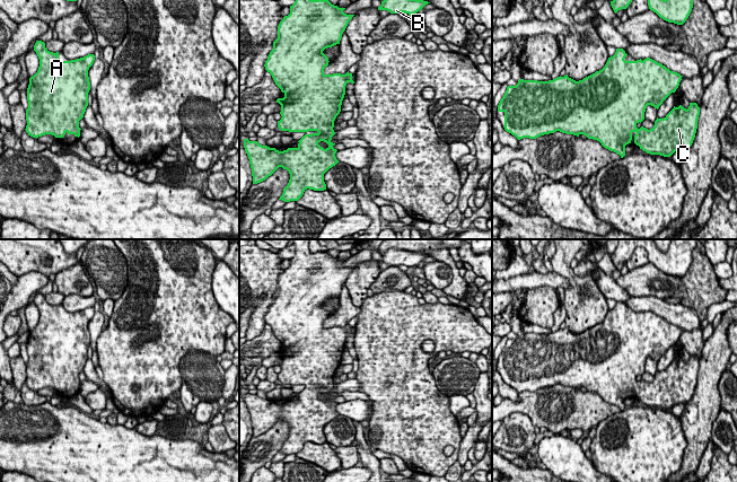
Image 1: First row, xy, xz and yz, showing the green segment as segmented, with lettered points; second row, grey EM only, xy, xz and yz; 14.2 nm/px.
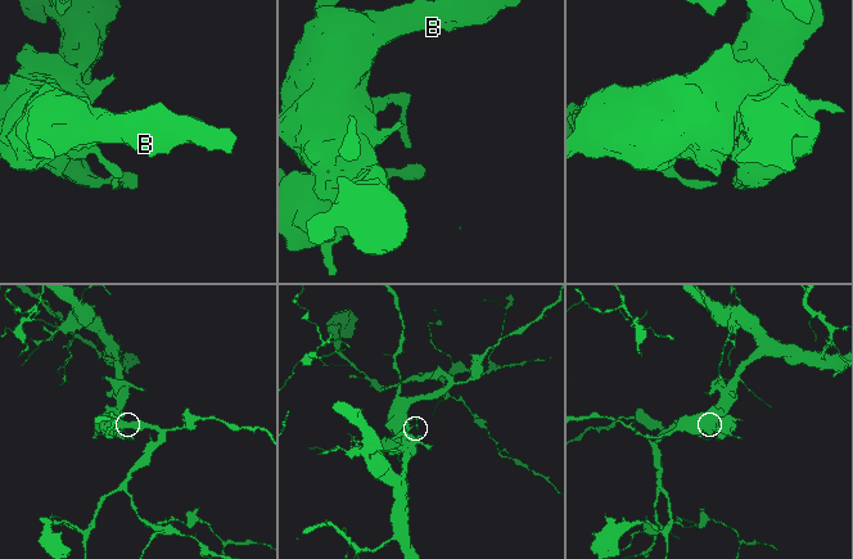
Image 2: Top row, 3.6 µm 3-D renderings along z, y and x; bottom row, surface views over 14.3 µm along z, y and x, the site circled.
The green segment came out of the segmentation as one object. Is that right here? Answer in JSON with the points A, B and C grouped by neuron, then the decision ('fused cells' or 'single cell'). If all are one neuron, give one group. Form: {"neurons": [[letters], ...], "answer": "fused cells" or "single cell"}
{"neurons": [["A", "B", "C"]], "answer": "single cell"}

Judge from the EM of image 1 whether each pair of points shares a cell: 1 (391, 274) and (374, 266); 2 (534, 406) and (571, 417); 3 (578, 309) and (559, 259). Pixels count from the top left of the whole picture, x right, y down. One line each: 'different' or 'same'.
1: different
2: same
3: same

